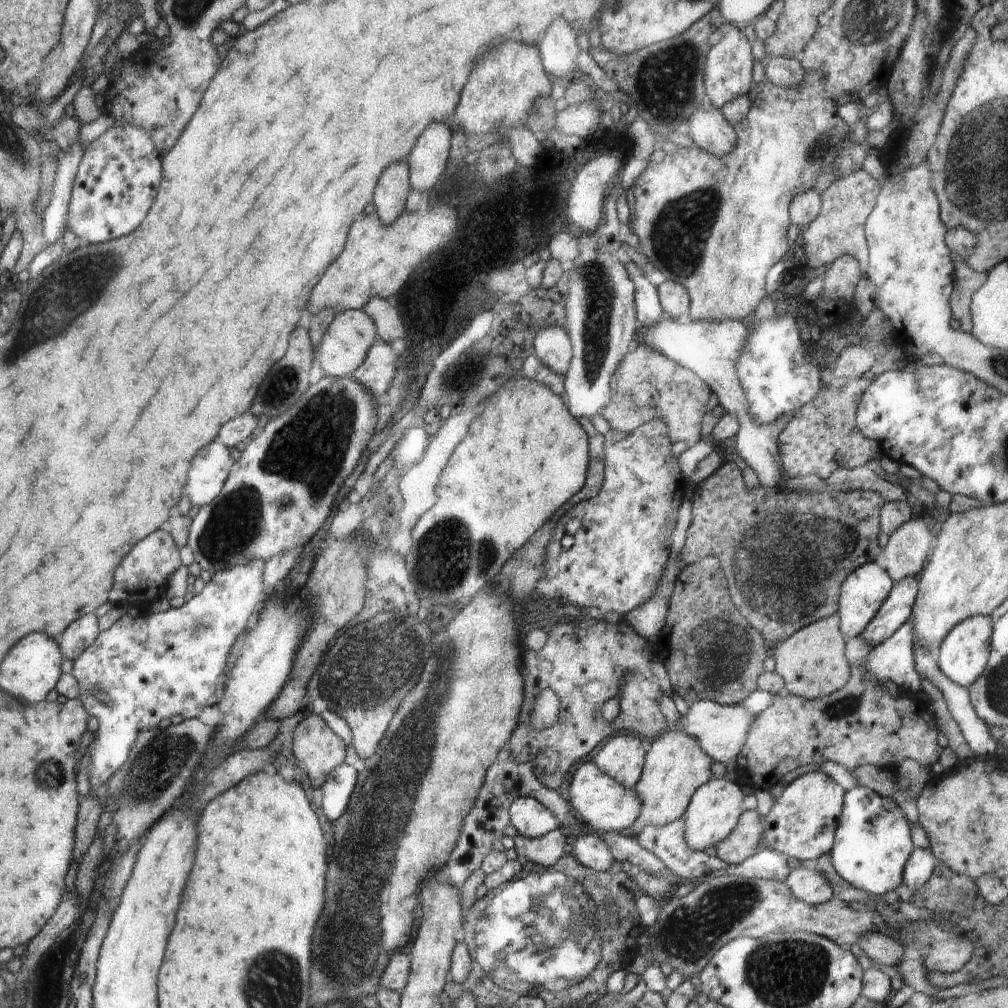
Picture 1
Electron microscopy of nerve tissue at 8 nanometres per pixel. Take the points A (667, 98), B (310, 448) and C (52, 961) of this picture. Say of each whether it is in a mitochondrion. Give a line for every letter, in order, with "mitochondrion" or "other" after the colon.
A: mitochondrion
B: mitochondrion
C: other

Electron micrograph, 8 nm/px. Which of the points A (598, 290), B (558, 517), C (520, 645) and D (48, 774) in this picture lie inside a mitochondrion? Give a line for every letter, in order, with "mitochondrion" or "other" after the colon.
A: mitochondrion
B: other
C: other
D: mitochondrion

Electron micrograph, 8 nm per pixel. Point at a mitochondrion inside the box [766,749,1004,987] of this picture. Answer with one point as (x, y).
(954, 901)

